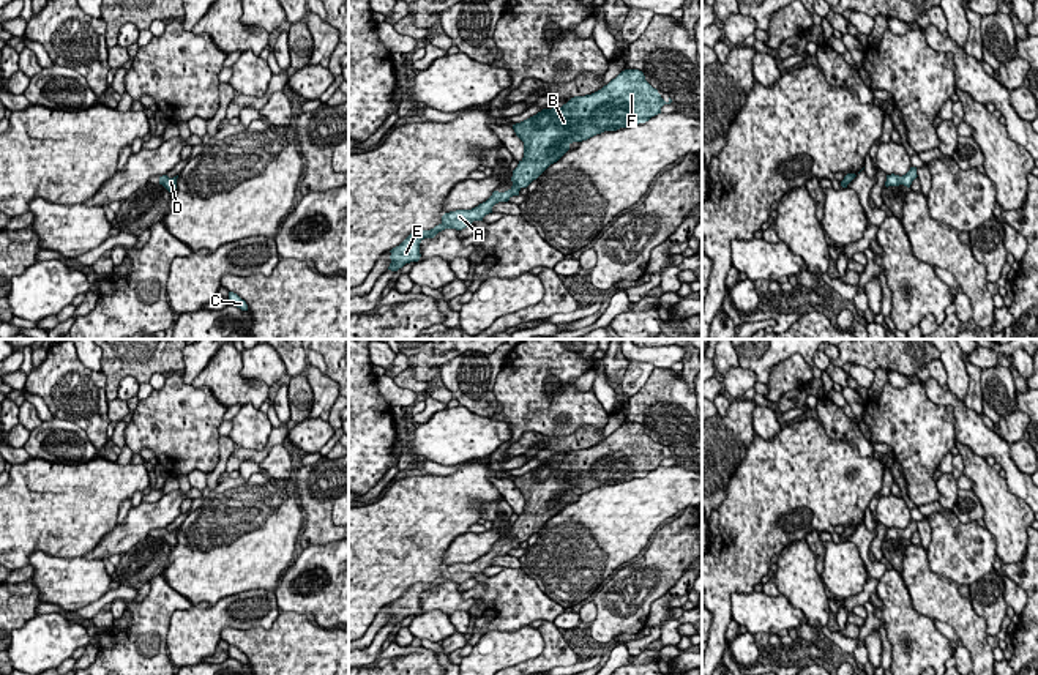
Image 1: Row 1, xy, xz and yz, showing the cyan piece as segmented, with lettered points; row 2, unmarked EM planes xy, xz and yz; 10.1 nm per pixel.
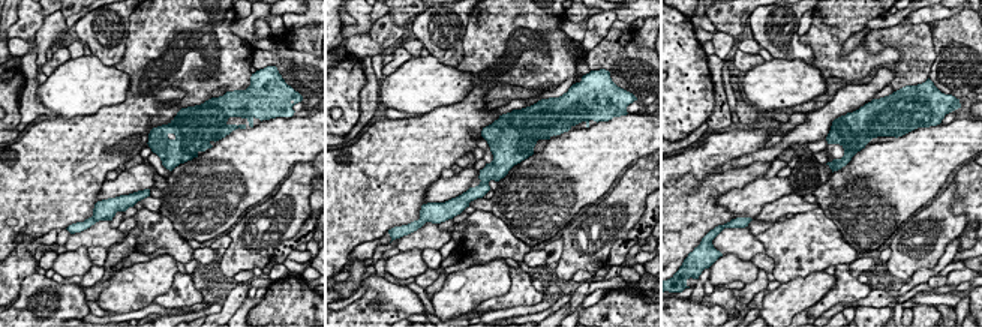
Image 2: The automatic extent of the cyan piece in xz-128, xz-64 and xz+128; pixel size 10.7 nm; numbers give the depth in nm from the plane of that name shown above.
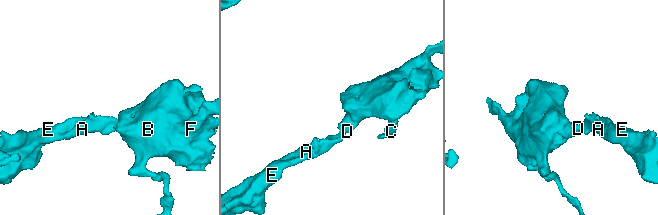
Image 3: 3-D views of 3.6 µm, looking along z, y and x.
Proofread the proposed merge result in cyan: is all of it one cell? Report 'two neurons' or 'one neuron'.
one neuron

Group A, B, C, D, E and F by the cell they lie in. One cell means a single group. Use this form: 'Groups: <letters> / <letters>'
Groups: A B C D E F

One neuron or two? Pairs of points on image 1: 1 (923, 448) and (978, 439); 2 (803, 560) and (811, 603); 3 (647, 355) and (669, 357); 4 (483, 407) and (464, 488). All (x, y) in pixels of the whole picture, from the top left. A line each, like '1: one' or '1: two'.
1: two
2: one
3: one
4: two

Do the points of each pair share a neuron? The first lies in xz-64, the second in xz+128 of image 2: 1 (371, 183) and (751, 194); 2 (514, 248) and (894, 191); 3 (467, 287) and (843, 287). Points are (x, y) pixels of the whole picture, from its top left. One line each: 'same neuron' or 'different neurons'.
1: different neurons
2: different neurons
3: different neurons

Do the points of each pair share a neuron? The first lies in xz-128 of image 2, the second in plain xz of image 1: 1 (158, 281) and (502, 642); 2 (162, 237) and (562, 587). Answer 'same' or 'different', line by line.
1: same
2: different

